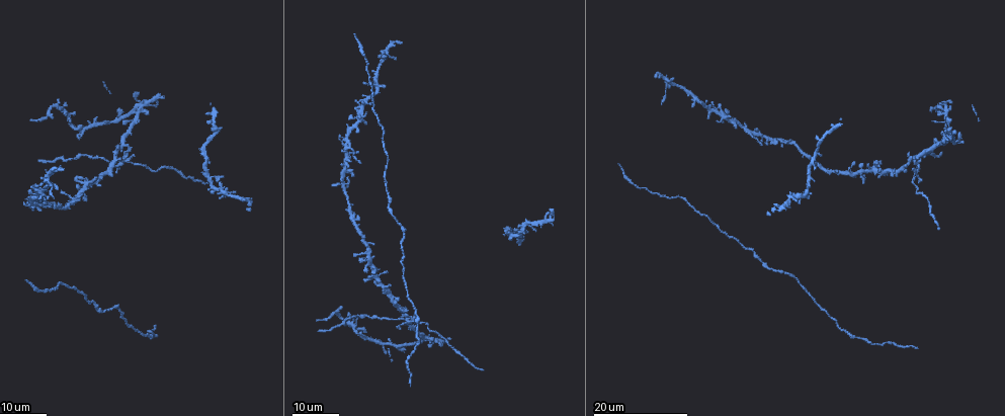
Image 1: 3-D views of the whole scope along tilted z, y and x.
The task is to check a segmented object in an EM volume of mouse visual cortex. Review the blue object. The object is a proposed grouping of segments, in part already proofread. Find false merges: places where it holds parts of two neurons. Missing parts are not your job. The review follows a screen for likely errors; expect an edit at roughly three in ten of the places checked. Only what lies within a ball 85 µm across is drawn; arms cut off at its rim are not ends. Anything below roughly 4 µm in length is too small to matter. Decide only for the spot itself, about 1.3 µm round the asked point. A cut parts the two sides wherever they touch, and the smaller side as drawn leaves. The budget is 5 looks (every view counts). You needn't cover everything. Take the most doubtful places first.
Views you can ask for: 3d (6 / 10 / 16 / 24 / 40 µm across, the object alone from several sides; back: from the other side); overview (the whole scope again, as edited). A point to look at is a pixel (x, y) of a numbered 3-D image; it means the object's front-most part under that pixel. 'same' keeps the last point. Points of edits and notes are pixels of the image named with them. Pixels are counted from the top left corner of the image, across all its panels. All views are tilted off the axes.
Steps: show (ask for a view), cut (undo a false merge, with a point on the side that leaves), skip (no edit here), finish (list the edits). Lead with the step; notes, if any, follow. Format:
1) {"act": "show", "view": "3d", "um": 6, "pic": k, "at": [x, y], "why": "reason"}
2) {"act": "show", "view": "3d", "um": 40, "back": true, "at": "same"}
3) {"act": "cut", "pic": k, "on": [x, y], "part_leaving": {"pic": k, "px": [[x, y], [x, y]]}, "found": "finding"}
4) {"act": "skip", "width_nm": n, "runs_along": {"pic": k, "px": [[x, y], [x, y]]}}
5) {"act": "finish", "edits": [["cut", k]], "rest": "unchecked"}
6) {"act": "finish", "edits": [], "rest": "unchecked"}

{"act": "show", "view": "3d", "um": 16, "pic": 1, "at": [126, 161], "why": "arms run side by side"}

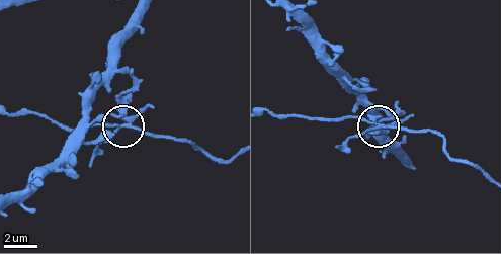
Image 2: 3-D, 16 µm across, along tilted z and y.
{"act": "show", "view": "3d", "um": 6, "pic": 2, "at": [119, 128]}

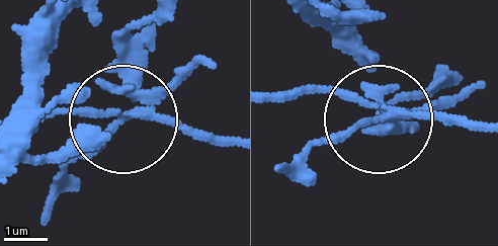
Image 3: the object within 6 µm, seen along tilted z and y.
{"act": "cut", "pic": 3, "on": [125, 48], "part_leaving": {"pic": 3, "px": [[135, 104], [128, 38], [147, 14]]}, "found": "a second neuron is stuck on"}

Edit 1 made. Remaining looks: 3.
{"act": "show", "view": "overview"}

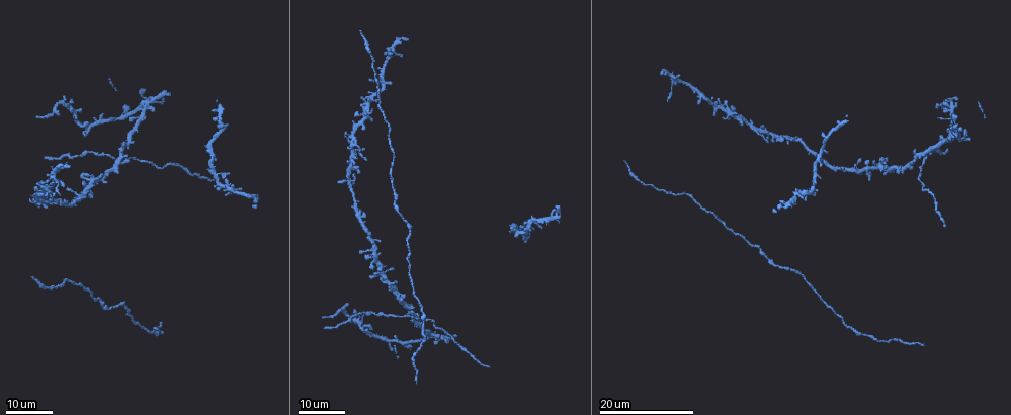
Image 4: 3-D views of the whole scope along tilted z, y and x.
{"act": "show", "view": "3d", "um": 16, "pic": 4, "at": [962, 137], "why": "side arm on a straight run"}

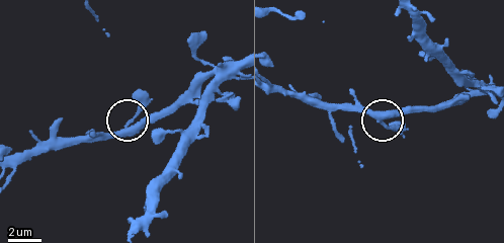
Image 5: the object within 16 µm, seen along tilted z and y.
{"act": "show", "view": "3d", "um": 10, "pic": 5, "at": [128, 125]}

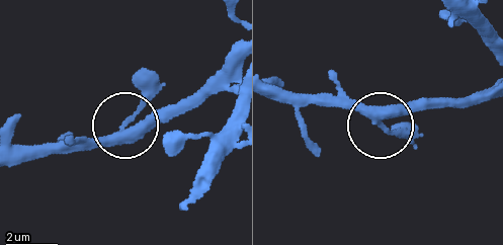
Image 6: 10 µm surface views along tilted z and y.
{"act": "skip", "arms": 3, "runs_along": {"pic": 6, "px": [[491, 89], [408, 102], [384, 125], [395, 133], [405, 125]]}, "found": "one neuron here"}

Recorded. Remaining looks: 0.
{"act": "finish", "edits": [["cut", 3]], "rest": "unchecked"}

